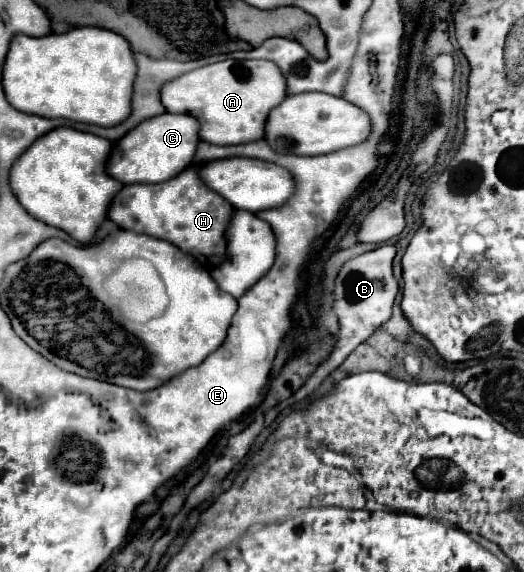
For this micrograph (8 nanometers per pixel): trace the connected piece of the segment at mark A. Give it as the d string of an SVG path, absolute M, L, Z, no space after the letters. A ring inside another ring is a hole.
M263 59L219 61L199 67L163 85L161 103L169 113L187 113L199 119L199 137L213 145L243 145L265 137L265 121L287 95L287 81L275 63Z

